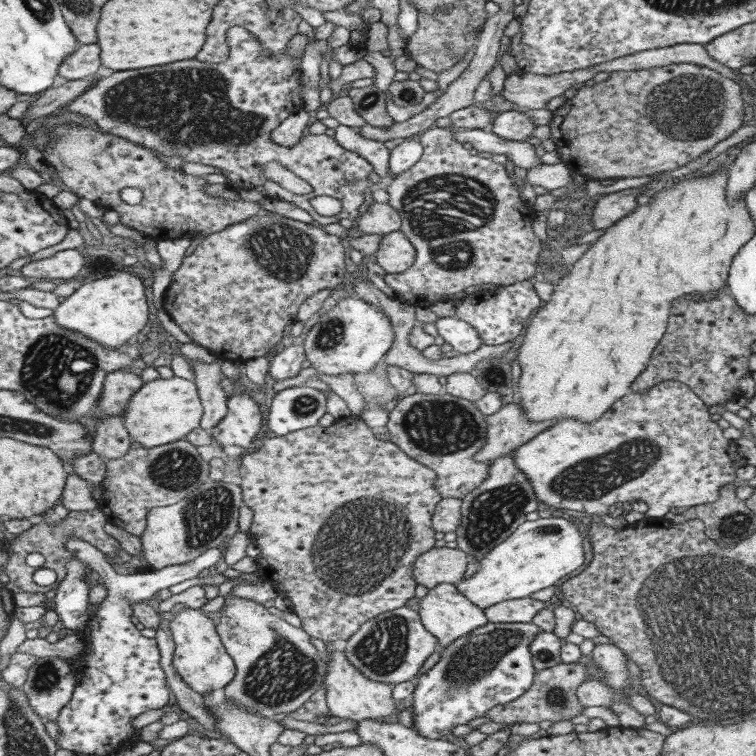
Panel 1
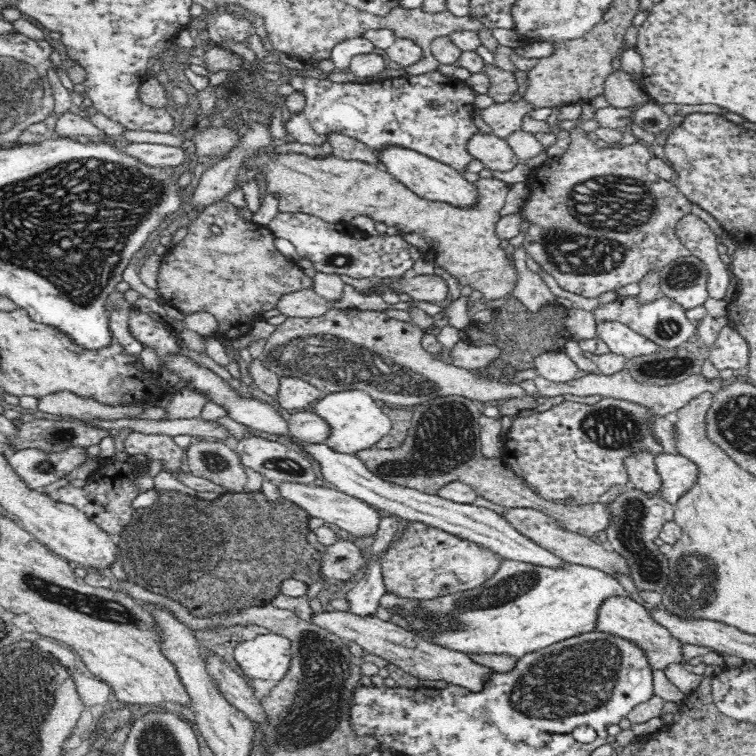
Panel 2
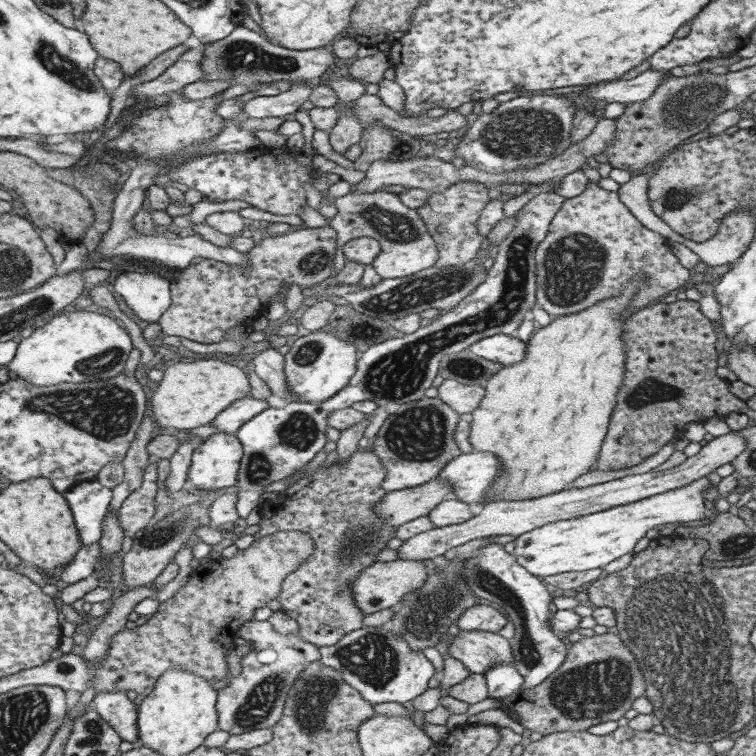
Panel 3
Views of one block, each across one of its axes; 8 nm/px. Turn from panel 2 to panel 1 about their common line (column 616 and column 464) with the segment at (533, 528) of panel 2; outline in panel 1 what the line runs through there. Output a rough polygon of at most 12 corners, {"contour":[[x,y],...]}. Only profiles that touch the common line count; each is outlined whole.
{"contour":[[431,547],[413,561],[413,581],[428,590],[462,580],[466,554]]}

